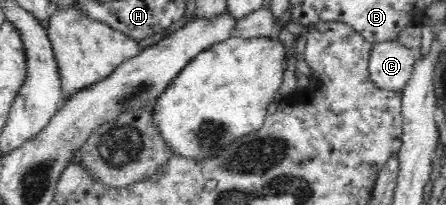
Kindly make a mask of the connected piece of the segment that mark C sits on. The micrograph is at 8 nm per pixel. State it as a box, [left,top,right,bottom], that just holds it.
[369,40,417,90]

